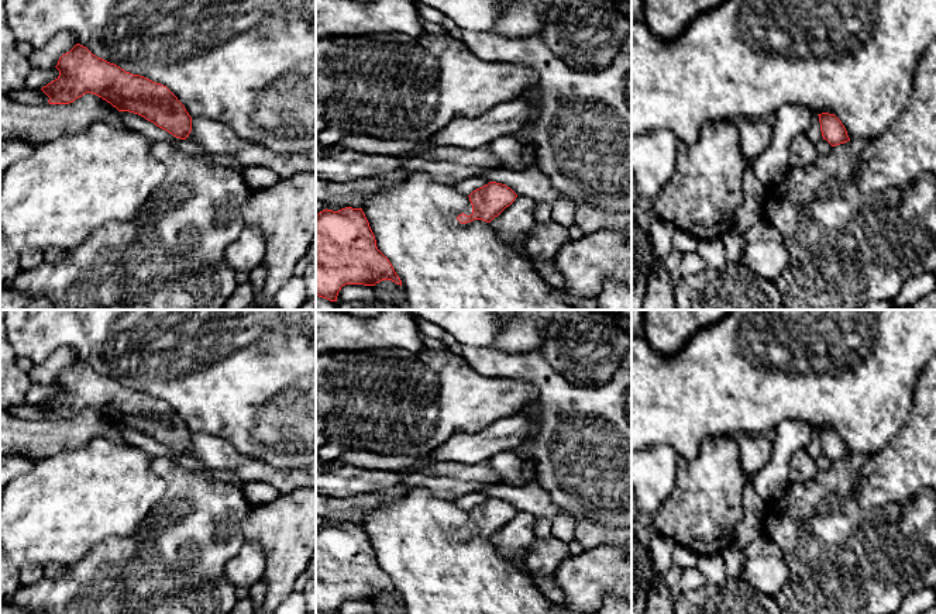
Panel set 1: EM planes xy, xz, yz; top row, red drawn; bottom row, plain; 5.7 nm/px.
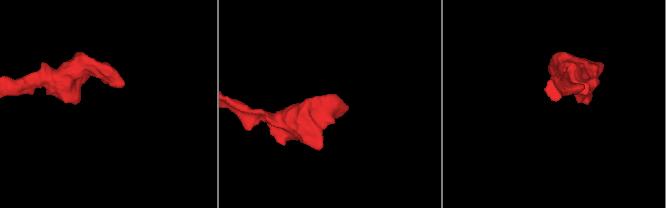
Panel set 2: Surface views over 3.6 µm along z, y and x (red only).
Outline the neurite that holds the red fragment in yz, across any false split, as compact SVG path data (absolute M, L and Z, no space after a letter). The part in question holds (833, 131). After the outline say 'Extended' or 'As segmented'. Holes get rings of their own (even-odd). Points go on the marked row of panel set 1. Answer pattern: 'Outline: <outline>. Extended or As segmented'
Outline: M822 113L818 115L819 115L819 123L820 123L822 137L832 146L850 141L844 125L835 114Z. As segmented

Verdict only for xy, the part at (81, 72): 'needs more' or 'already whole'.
already whole

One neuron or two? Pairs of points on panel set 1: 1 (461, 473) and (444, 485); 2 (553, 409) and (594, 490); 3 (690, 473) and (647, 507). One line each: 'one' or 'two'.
1: one
2: one
3: two

